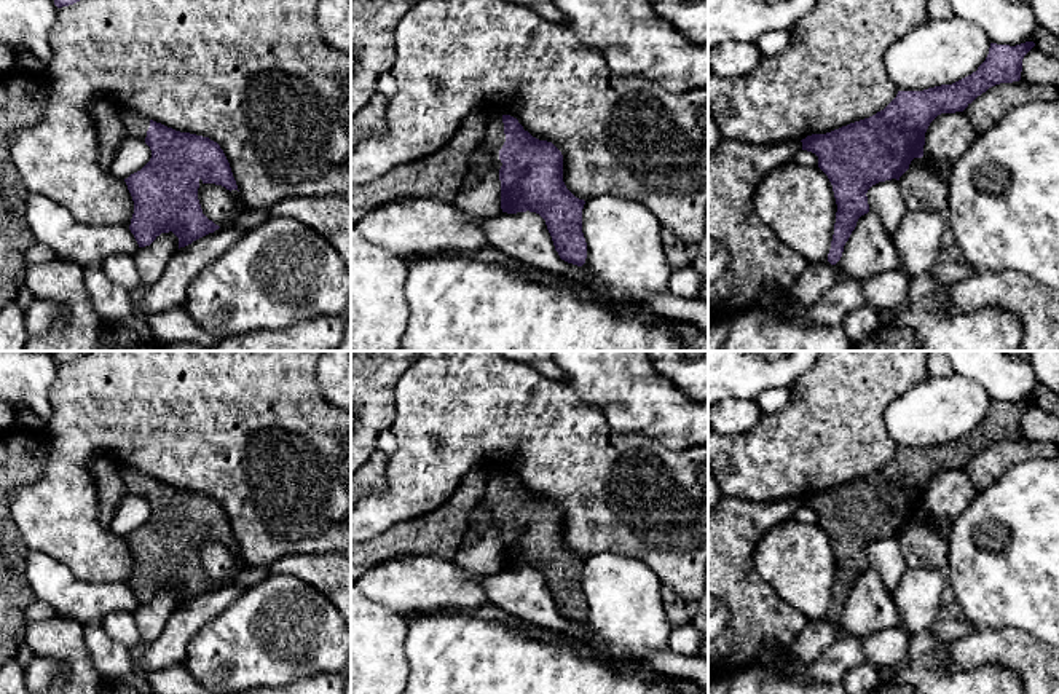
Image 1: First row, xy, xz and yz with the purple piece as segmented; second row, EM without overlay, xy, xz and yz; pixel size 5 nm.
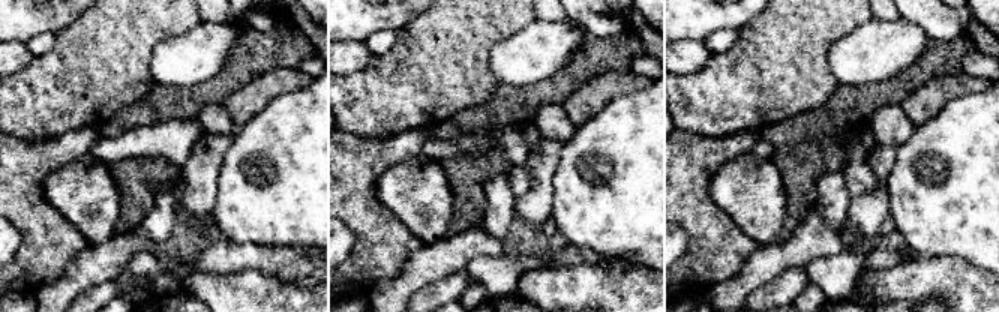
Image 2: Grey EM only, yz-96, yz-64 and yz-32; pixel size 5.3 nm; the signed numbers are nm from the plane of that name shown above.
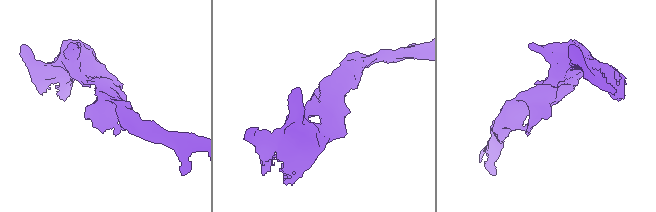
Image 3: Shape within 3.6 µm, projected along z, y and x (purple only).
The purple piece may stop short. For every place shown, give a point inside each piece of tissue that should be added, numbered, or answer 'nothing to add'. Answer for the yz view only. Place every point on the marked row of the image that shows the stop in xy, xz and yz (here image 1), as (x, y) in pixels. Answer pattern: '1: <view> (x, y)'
nothing to add

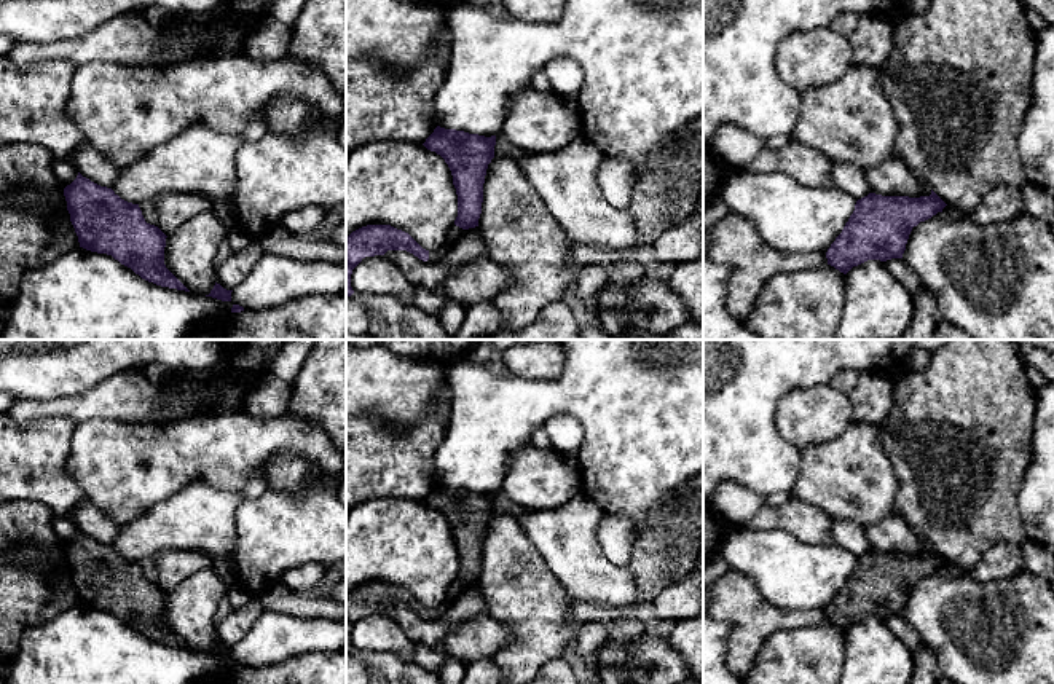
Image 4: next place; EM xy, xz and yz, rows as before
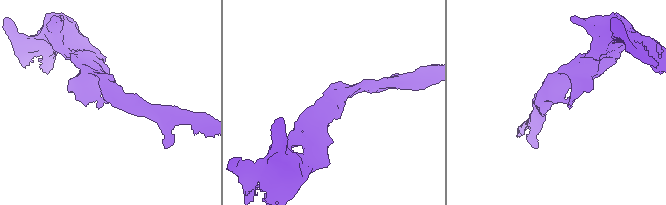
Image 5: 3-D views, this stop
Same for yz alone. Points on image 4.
nothing to add

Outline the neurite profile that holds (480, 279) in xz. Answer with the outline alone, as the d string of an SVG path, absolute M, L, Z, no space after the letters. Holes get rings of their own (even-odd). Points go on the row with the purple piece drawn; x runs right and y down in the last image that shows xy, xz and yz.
M488 254L464 263L459 271L445 279L443 293L466 306L491 301L513 282L513 274L493 261Z

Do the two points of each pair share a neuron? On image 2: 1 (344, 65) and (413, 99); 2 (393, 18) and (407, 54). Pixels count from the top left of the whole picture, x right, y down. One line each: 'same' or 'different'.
1: different
2: different

